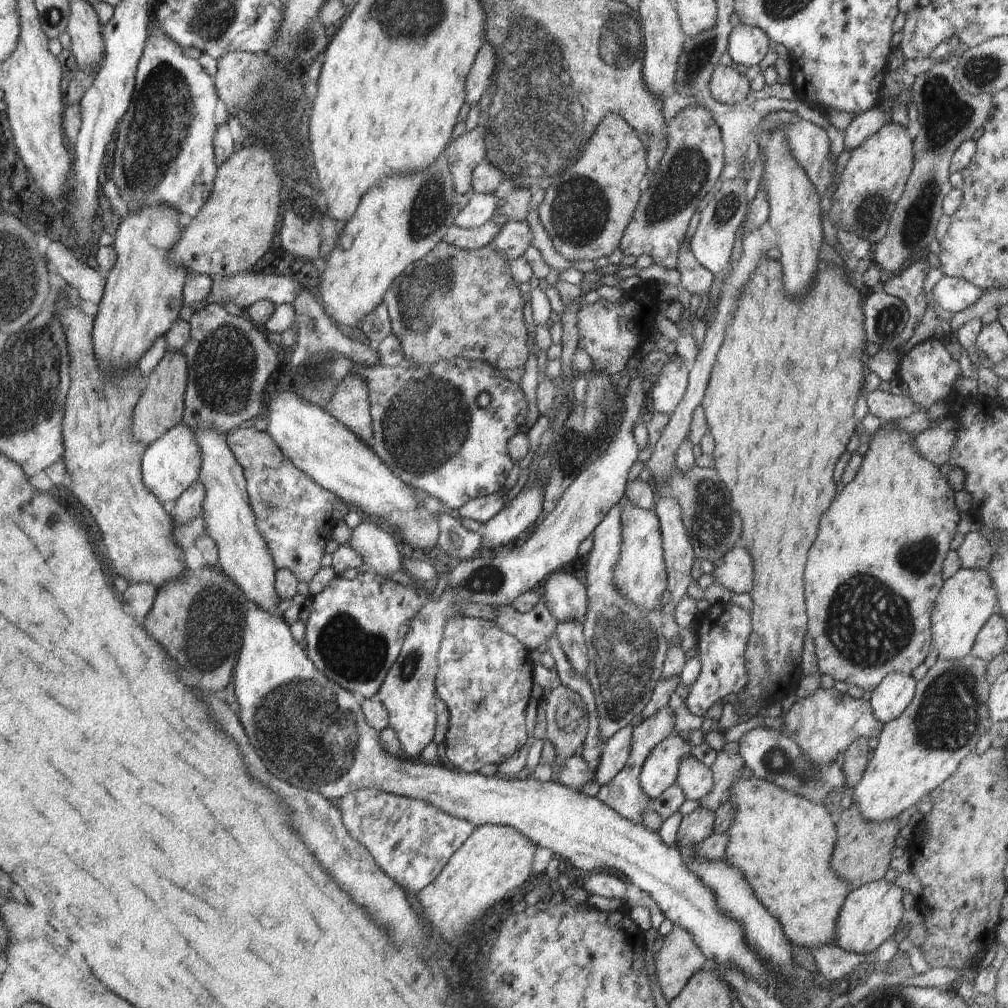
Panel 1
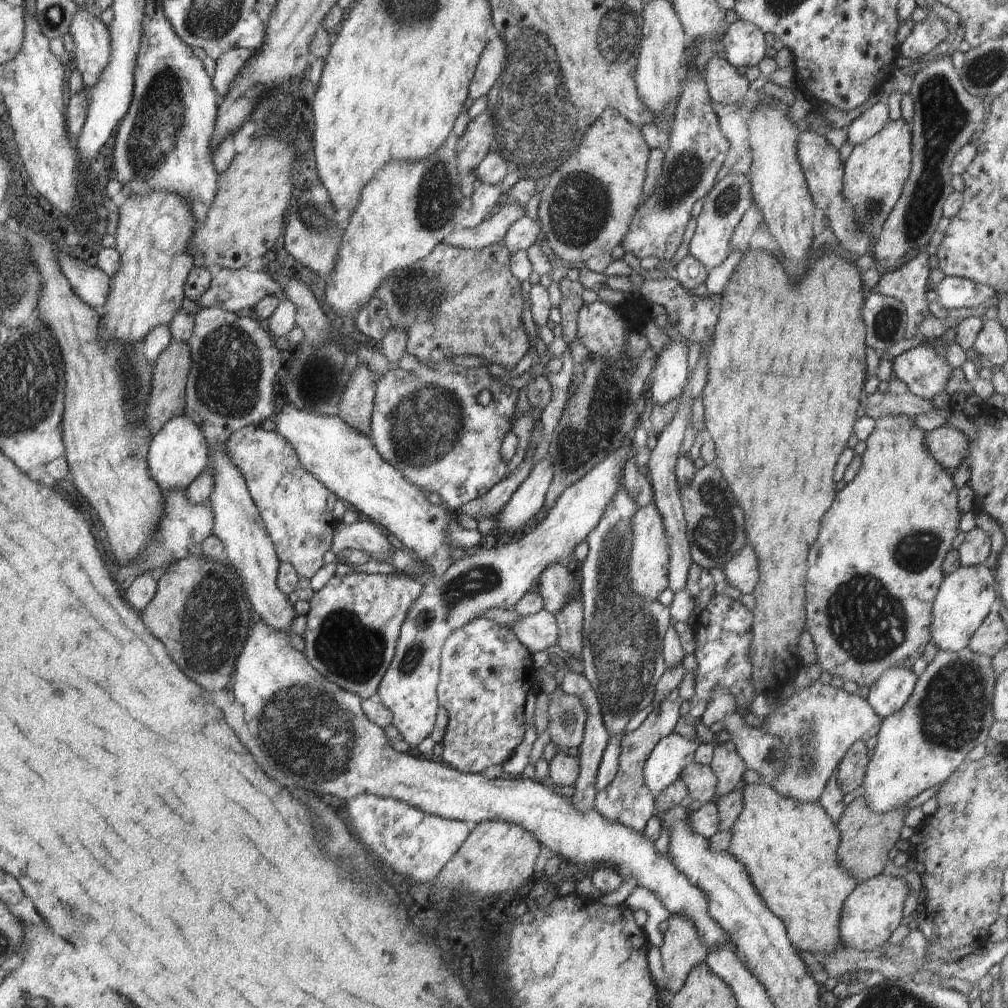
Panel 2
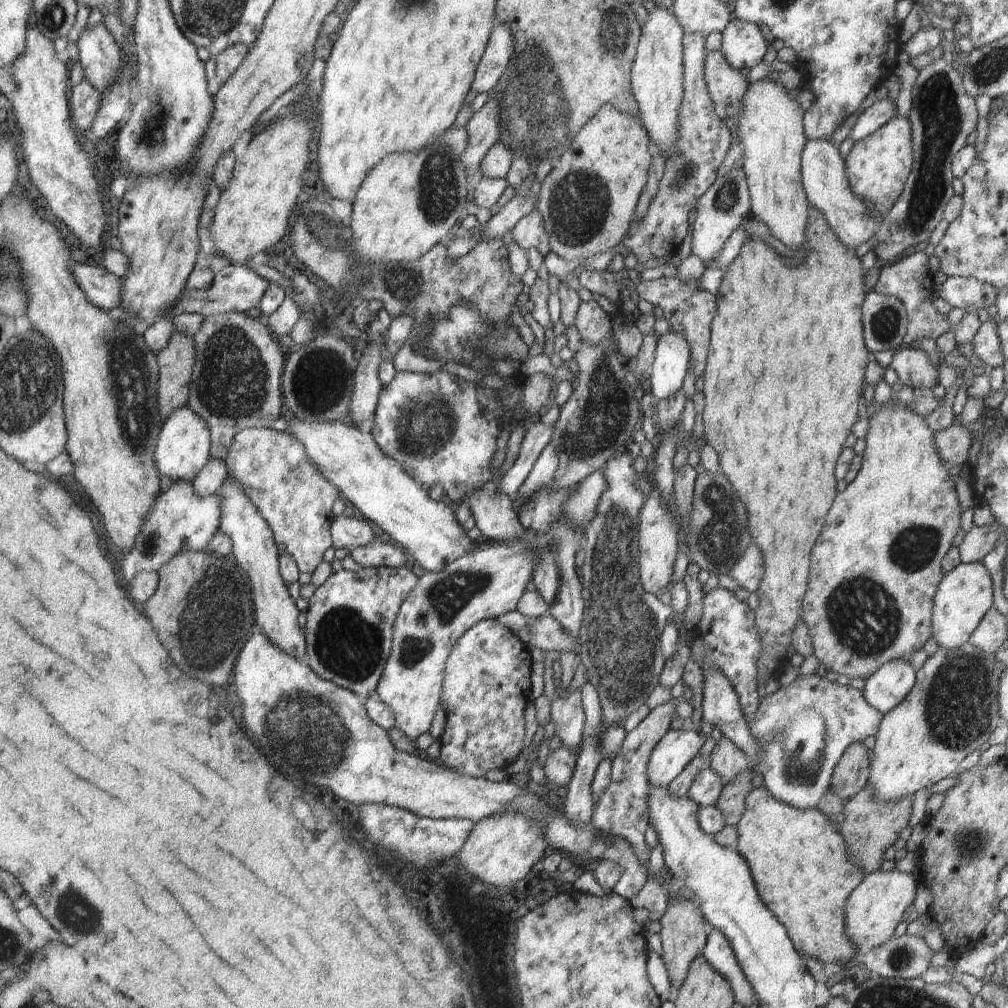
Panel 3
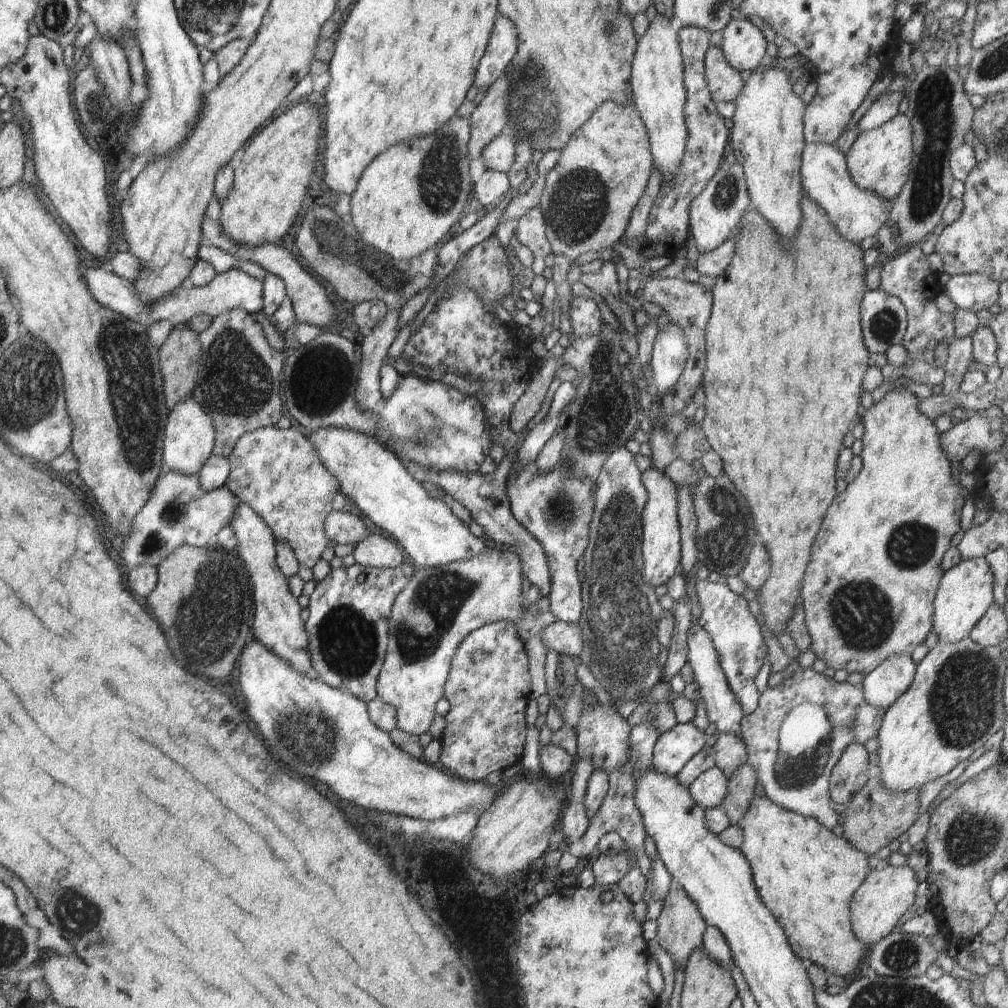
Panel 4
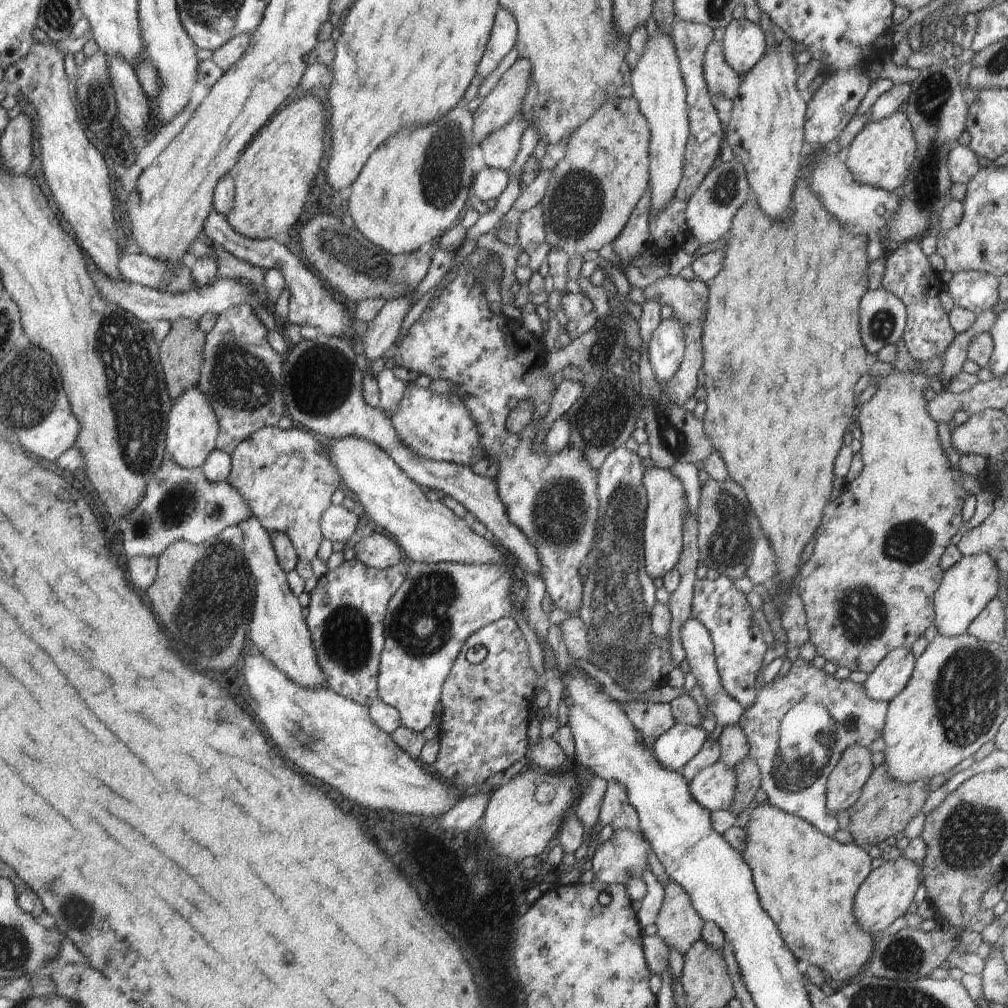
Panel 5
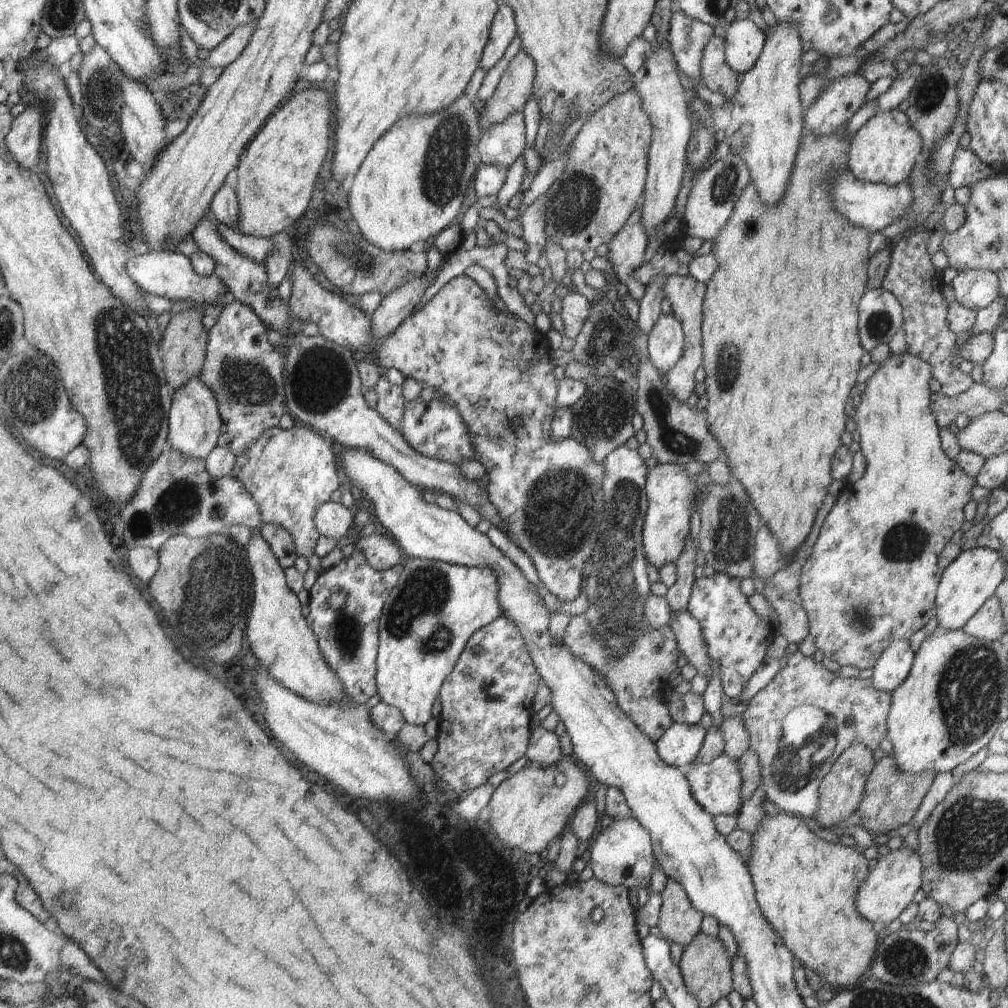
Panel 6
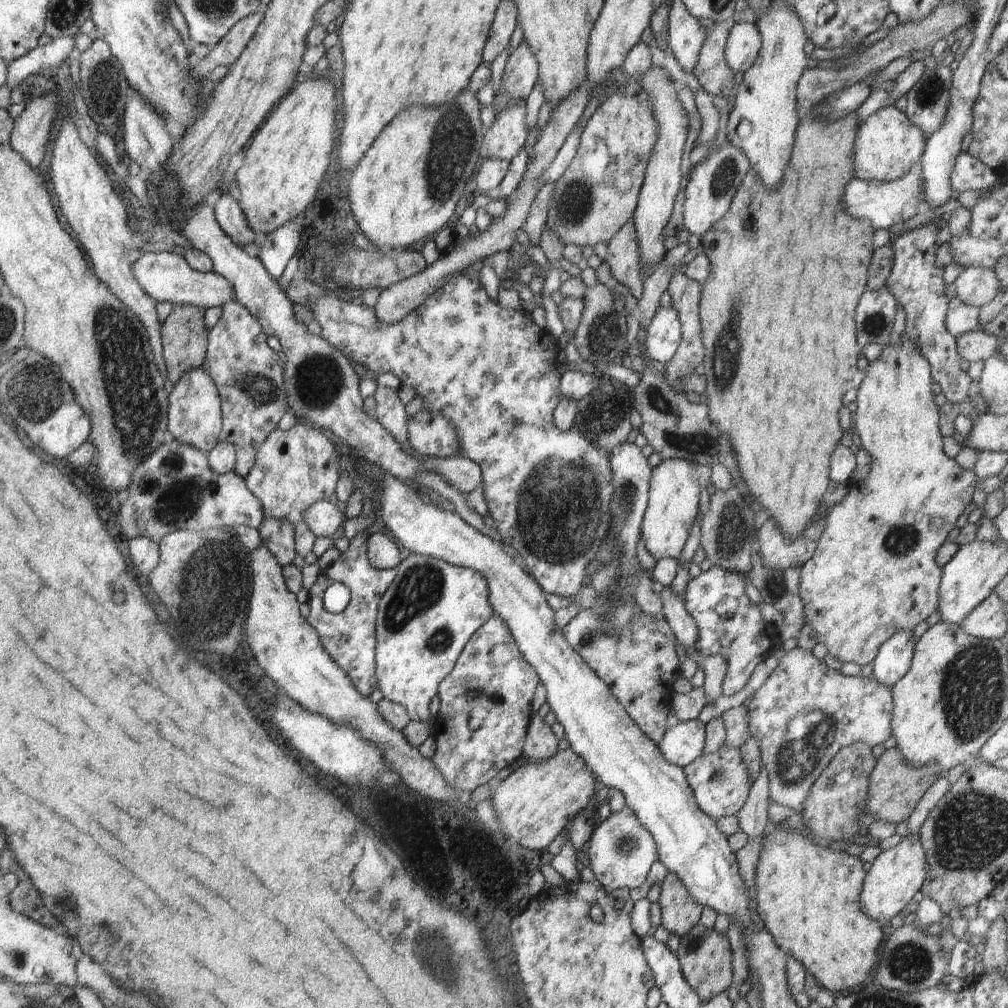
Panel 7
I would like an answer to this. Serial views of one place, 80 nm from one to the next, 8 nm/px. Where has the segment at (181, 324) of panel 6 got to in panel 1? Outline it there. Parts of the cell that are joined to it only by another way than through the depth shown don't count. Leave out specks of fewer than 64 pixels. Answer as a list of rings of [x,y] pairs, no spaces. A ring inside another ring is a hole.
[[[167,350],[147,377],[147,386],[141,392],[140,400],[133,410],[133,435],[145,448],[183,420],[187,385],[187,362],[183,350]]]

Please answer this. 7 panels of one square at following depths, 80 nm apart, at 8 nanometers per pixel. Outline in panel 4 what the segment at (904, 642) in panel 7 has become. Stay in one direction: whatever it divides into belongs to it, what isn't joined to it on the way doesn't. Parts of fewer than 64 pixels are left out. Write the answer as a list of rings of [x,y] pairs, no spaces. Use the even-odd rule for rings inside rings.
[[[897,654],[886,658],[862,683],[868,704],[888,710],[914,682],[917,664],[910,655]]]

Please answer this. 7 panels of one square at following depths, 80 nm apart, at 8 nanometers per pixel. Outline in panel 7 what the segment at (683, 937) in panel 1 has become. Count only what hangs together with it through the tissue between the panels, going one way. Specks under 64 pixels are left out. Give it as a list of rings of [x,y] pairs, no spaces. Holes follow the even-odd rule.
[[[668,871],[660,882],[659,905],[663,927],[679,938],[699,923],[703,906],[694,900],[682,881],[672,871]]]

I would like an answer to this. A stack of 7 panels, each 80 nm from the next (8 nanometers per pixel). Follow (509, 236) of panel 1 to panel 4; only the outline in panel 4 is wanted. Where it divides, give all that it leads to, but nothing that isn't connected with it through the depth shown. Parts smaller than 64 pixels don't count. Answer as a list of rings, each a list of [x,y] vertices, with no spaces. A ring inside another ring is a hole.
[[[534,207],[519,218],[514,238],[532,250],[534,262],[531,268],[535,275],[542,275],[546,266],[544,260],[551,253],[551,246],[546,238],[545,220],[539,207]]]

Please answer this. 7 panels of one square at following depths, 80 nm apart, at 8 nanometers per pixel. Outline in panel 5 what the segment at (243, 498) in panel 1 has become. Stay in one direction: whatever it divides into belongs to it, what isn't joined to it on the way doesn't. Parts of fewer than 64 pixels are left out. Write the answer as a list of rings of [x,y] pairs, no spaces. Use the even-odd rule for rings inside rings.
[[[250,517],[247,521],[242,521],[238,526],[242,529],[244,535],[241,553],[249,564],[250,573],[255,581],[254,608],[248,632],[250,642],[264,658],[268,659],[268,662],[271,662],[278,670],[284,672],[284,674],[299,687],[317,689],[318,687],[324,686],[324,688],[328,688],[328,686],[326,686],[325,676],[317,661],[311,632],[306,626],[305,619],[302,618],[302,607],[300,607],[298,597],[289,587],[287,573],[285,573],[278,564],[269,531],[260,524],[260,521],[256,517]]]

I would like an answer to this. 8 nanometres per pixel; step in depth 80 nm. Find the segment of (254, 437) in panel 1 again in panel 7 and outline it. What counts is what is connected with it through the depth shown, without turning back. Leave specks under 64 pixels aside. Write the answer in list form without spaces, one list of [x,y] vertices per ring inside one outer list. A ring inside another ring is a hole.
[[[297,422],[288,431],[276,429],[271,432],[264,442],[258,447],[254,466],[243,478],[246,486],[262,504],[263,515],[275,519],[286,519],[295,527],[295,549],[297,554],[304,557],[312,552],[314,540],[317,537],[304,522],[304,511],[319,500],[329,499],[334,494],[339,479],[339,465],[337,463],[337,452],[334,450],[330,439],[318,428],[305,423]]]

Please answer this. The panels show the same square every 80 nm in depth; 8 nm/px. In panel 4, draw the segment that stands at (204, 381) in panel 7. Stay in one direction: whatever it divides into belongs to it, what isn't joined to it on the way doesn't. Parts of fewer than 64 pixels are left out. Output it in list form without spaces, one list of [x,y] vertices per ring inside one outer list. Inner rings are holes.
[[[192,398],[181,400],[169,411],[164,429],[163,462],[164,468],[176,472],[196,475],[204,466],[208,457],[213,454],[215,445],[215,426],[206,411]]]

